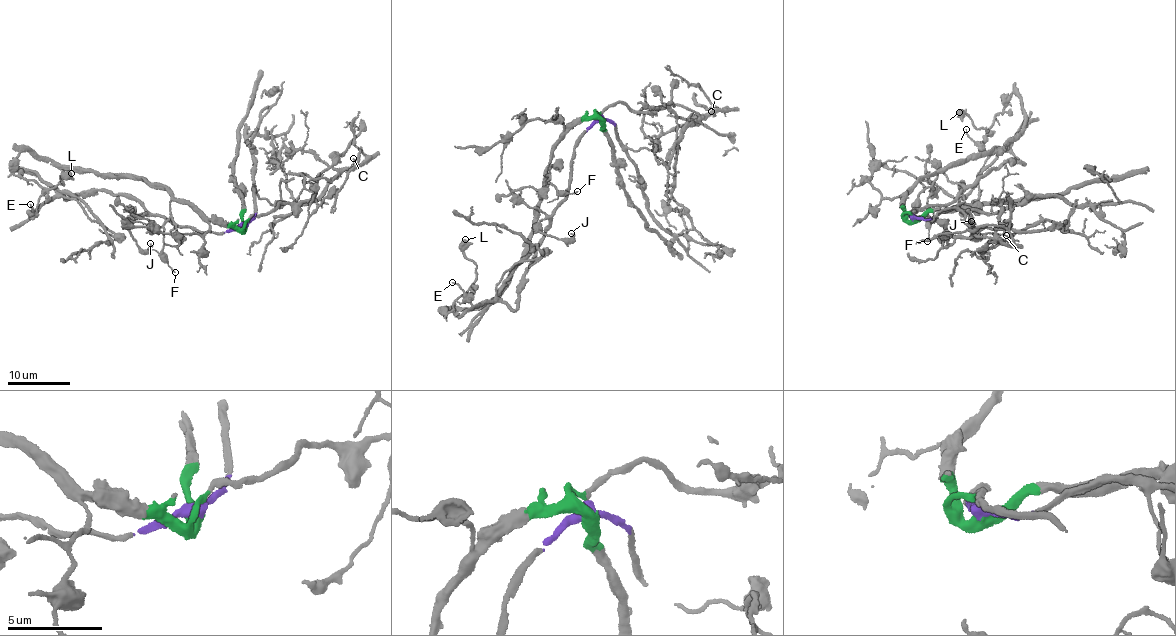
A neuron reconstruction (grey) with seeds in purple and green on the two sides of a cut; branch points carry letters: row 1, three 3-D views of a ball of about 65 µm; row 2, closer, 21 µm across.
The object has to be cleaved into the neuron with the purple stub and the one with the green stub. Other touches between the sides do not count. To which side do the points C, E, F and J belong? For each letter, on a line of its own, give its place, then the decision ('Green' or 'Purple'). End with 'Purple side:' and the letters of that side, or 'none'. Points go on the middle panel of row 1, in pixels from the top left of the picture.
C: Place: (711, 111). Green
E: Place: (452, 282). Purple
F: Place: (577, 191). Green
J: Place: (571, 233). Purple
Purple side: E, J

